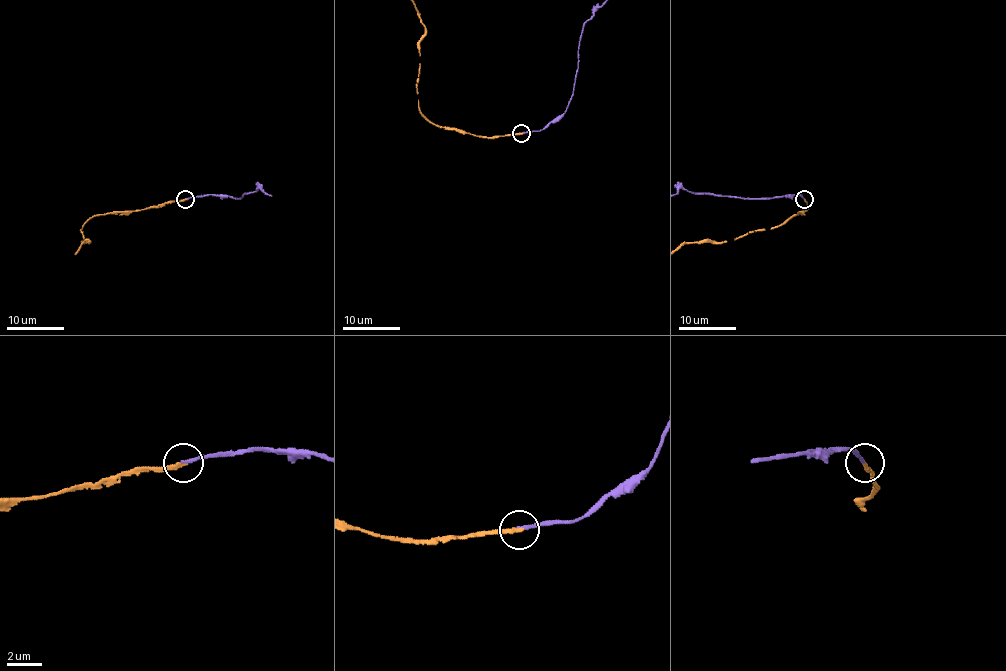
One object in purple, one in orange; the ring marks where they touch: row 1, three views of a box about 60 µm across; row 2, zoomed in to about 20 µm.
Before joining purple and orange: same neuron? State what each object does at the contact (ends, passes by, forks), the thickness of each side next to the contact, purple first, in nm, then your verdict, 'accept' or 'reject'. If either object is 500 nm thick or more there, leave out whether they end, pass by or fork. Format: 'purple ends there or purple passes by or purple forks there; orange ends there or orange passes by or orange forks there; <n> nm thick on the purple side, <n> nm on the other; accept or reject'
purple ends there; orange ends there; 180 nm thick on the purple side, 200 nm on the other; accept

